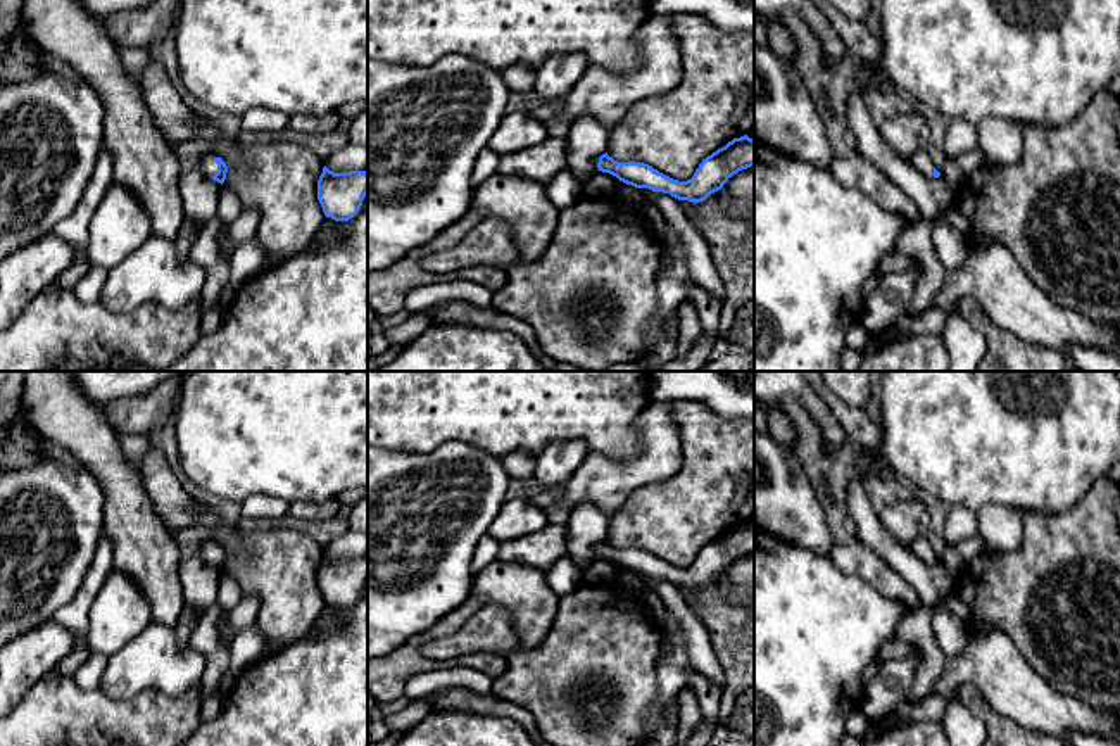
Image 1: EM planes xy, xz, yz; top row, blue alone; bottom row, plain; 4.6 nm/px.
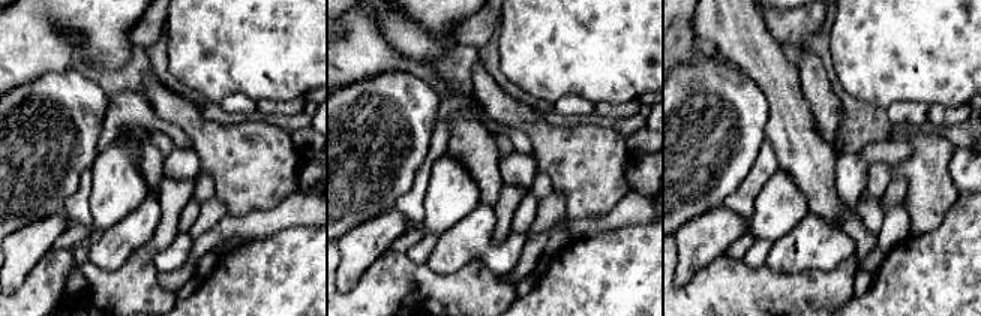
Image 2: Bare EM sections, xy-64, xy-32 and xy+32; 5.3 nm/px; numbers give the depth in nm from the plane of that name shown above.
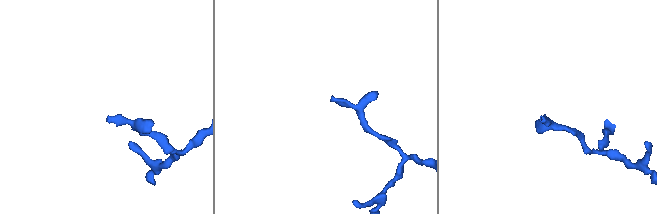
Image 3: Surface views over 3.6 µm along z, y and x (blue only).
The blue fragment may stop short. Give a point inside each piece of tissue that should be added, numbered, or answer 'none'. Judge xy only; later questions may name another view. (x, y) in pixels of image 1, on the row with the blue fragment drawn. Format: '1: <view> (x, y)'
1: xy (209, 168)

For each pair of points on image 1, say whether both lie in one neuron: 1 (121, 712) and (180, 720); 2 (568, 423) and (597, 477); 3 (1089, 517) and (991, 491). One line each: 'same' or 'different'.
1: same
2: different
3: different

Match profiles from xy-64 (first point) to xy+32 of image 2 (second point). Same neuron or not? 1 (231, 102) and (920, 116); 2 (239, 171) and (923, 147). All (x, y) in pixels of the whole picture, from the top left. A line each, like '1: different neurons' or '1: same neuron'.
1: same neuron
2: same neuron

